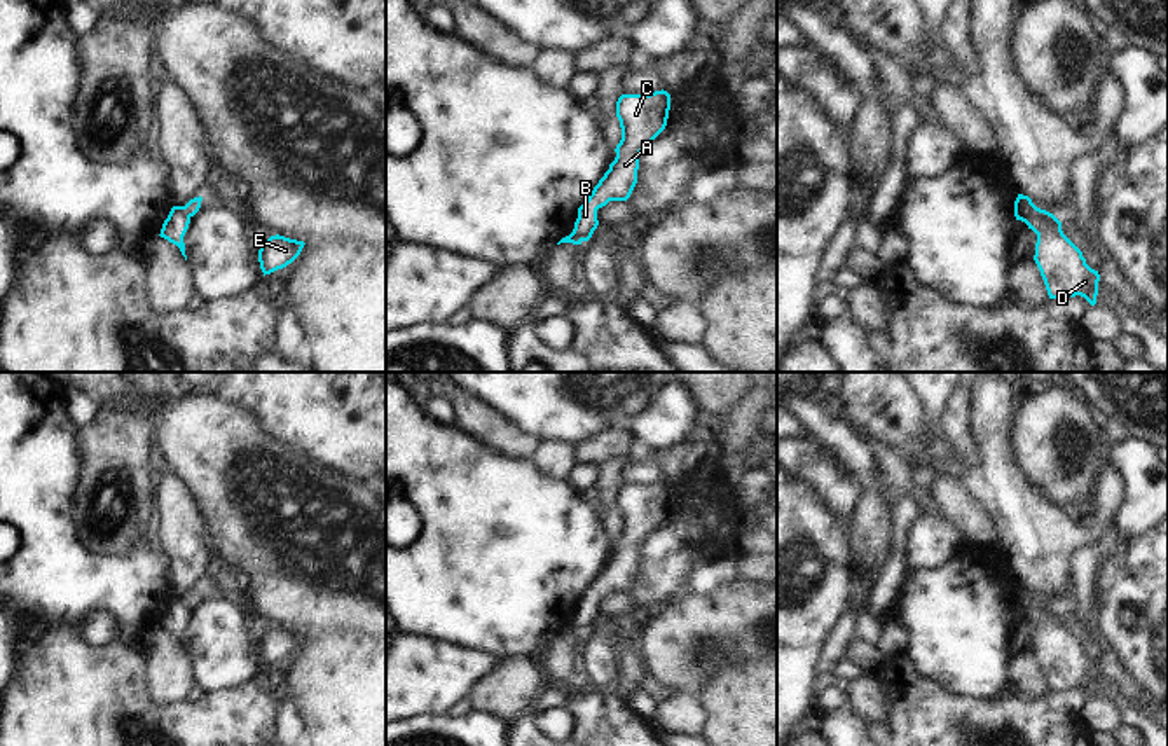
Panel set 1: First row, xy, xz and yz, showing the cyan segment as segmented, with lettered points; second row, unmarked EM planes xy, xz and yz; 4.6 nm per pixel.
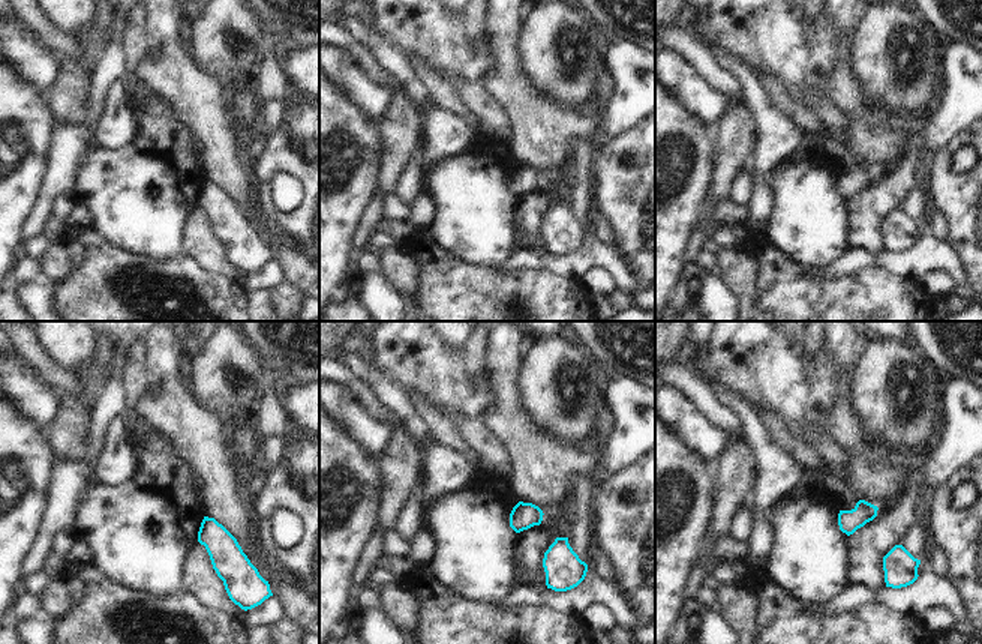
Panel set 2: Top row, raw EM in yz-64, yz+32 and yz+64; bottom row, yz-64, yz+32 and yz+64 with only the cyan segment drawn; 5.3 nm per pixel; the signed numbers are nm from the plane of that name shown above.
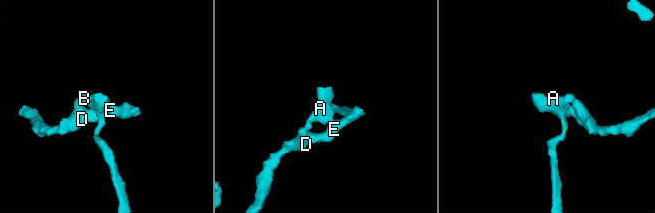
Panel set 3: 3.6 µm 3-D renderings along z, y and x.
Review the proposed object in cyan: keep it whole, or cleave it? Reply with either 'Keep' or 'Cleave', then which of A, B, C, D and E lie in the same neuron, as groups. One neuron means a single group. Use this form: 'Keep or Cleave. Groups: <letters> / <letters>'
Cleave. Groups: A B C / D E

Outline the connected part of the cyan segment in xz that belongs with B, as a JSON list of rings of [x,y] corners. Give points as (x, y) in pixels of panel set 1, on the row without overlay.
[[[655,482],[649,486],[622,486],[616,493],[616,508],[622,531],[609,561],[594,578],[588,591],[578,599],[578,610],[571,627],[588,632],[599,617],[597,601],[609,592],[627,592],[637,575],[639,547],[667,517],[670,486]]]

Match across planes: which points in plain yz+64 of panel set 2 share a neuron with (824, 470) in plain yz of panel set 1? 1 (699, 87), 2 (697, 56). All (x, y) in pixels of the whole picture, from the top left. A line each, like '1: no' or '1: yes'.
1: yes
2: no

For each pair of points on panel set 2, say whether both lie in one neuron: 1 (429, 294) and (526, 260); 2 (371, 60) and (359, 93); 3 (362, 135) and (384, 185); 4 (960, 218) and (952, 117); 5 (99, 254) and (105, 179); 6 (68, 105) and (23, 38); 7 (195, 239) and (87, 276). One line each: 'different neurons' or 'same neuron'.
1: different neurons
2: different neurons
3: different neurons
4: different neurons
5: different neurons
6: different neurons
7: different neurons

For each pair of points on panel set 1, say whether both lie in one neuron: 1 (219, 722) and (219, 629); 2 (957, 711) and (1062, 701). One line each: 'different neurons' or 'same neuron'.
1: different neurons
2: different neurons

